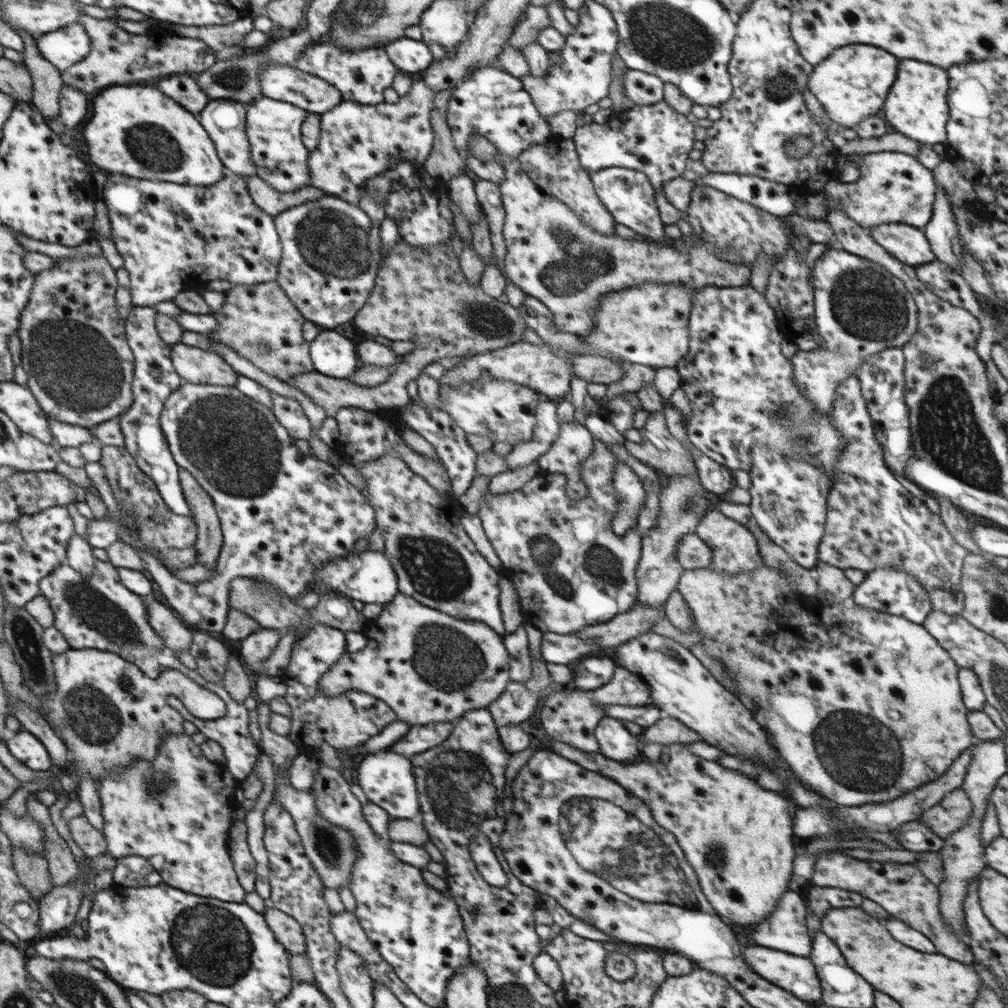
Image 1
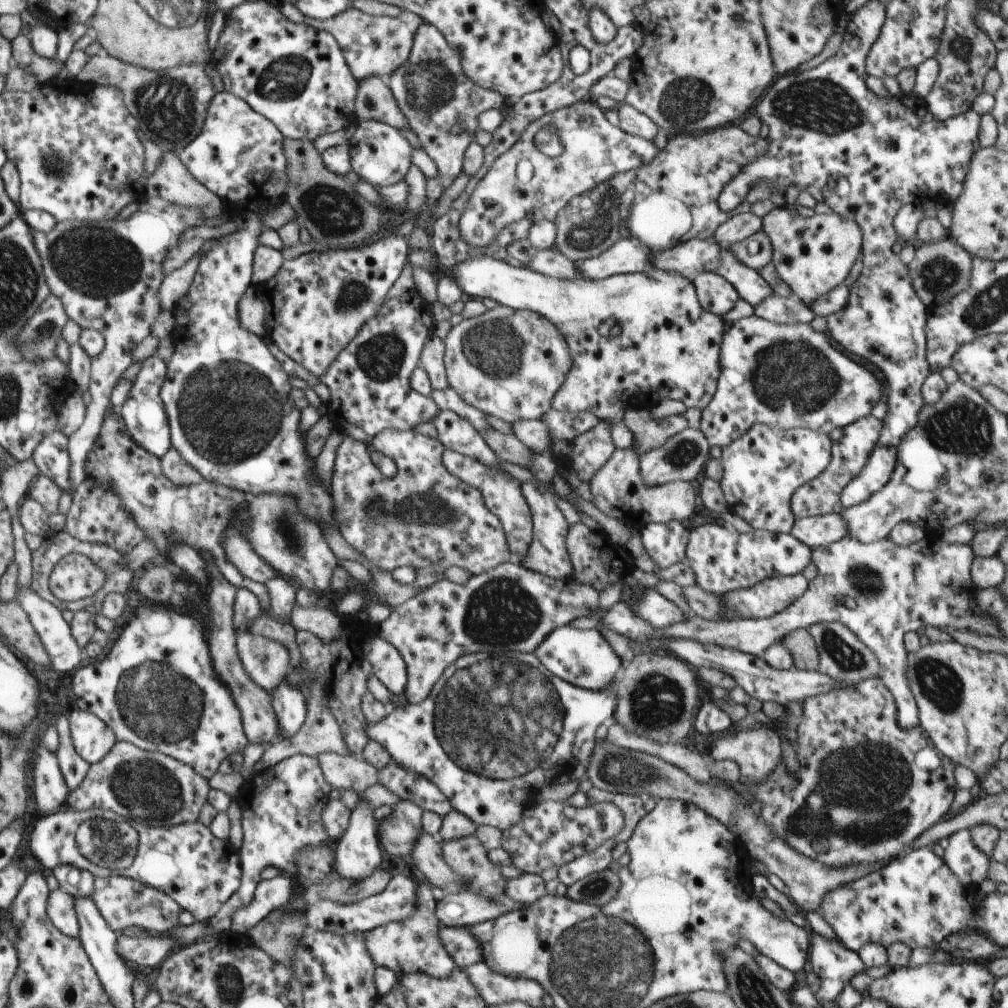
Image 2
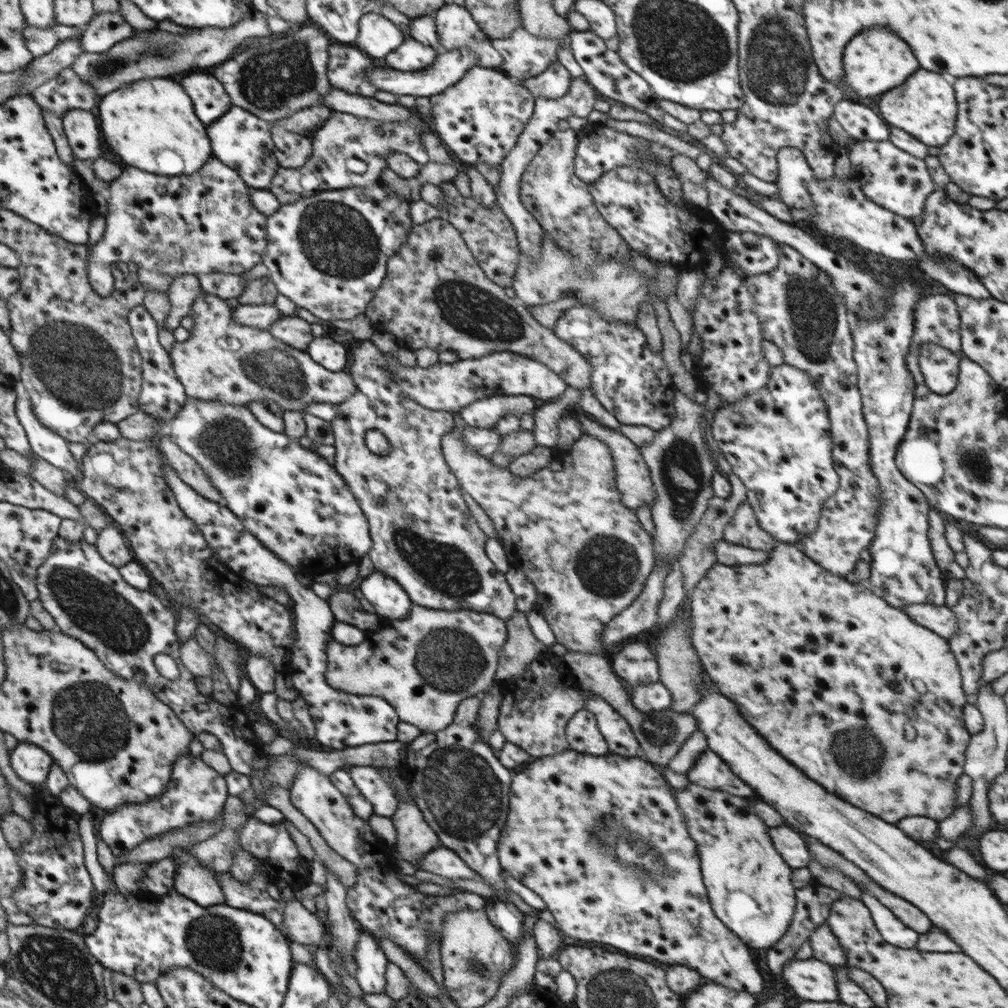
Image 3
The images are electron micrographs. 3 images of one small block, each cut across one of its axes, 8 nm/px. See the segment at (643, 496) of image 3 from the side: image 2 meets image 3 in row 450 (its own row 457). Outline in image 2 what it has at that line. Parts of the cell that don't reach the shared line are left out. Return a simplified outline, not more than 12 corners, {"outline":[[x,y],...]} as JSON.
{"outline":[[634,446],[588,480],[593,503],[638,532],[690,518],[690,481],[650,486]]}

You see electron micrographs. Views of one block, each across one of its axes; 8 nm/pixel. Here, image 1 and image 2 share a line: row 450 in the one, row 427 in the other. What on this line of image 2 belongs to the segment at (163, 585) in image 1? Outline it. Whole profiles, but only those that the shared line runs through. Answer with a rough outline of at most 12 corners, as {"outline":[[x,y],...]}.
{"outline":[[222,91],[179,153],[238,225],[172,310],[172,448],[205,478],[331,491],[289,375],[240,322],[285,138]]}

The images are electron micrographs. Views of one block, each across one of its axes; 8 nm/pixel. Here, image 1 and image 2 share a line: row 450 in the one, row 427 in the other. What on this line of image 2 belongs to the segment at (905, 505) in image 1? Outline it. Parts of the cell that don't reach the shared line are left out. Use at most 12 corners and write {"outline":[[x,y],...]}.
{"outline":[[883,422],[831,430],[831,461],[792,495],[796,519],[840,513]]}

